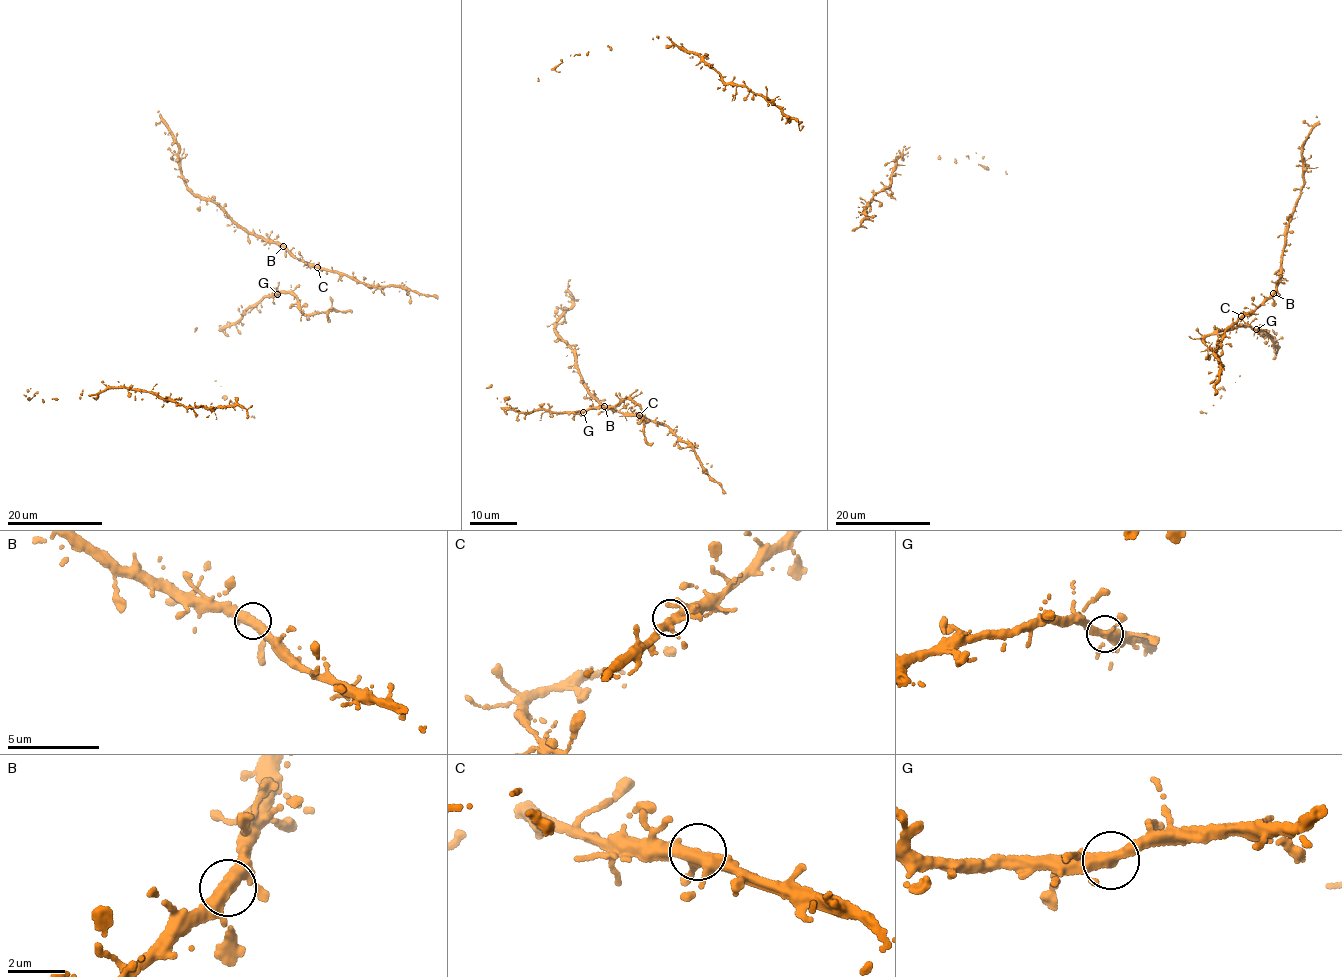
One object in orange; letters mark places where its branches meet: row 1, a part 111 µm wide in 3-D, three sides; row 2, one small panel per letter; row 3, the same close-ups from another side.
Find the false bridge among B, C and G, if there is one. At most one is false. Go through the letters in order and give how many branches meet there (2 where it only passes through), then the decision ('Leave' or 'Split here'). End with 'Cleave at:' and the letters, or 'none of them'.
B: Branches: 4. Leave
C: Branches: 4. Leave
G: Branches: 4. Leave
Cleave at: none of them

